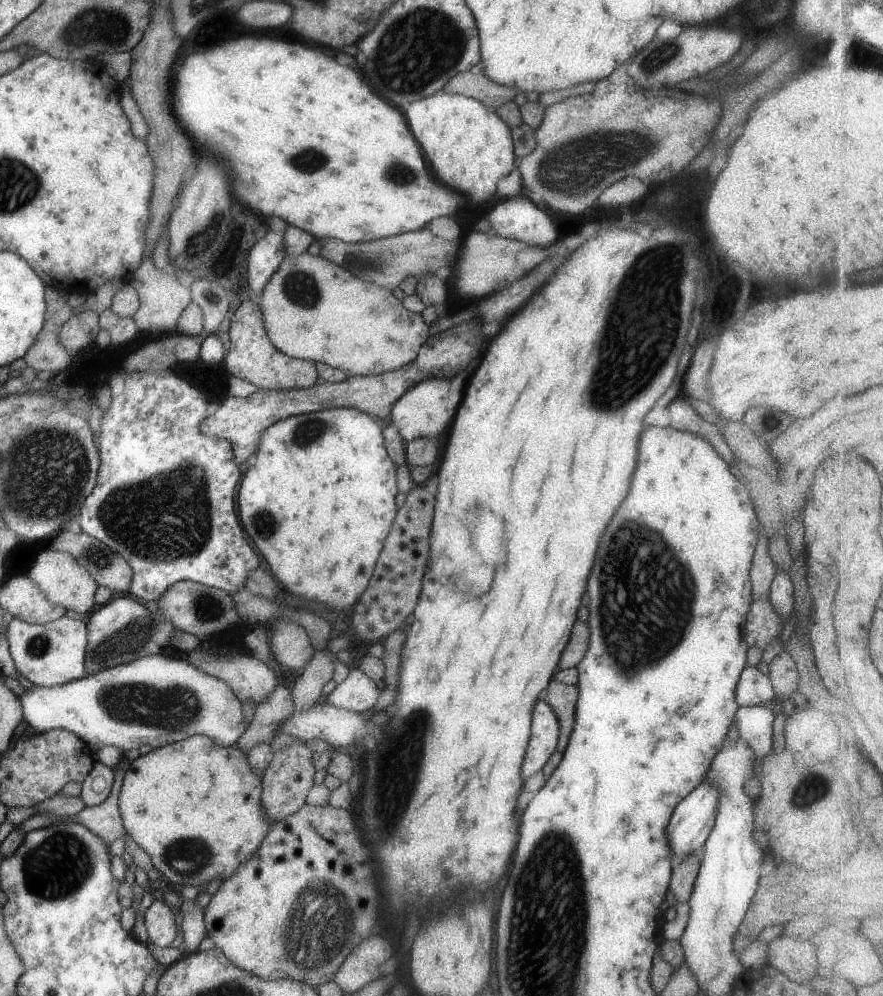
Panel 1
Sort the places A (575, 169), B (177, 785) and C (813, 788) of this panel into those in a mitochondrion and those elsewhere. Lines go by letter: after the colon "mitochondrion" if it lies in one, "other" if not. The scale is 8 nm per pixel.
A: mitochondrion
B: other
C: mitochondrion

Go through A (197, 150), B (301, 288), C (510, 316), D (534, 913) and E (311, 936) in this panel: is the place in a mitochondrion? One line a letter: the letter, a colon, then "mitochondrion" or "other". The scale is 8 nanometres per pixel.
A: other
B: mitochondrion
C: other
D: mitochondrion
E: mitochondrion

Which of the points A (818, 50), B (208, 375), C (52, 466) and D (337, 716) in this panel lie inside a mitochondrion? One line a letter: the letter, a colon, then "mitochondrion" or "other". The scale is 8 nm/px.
A: other
B: other
C: mitochondrion
D: other

